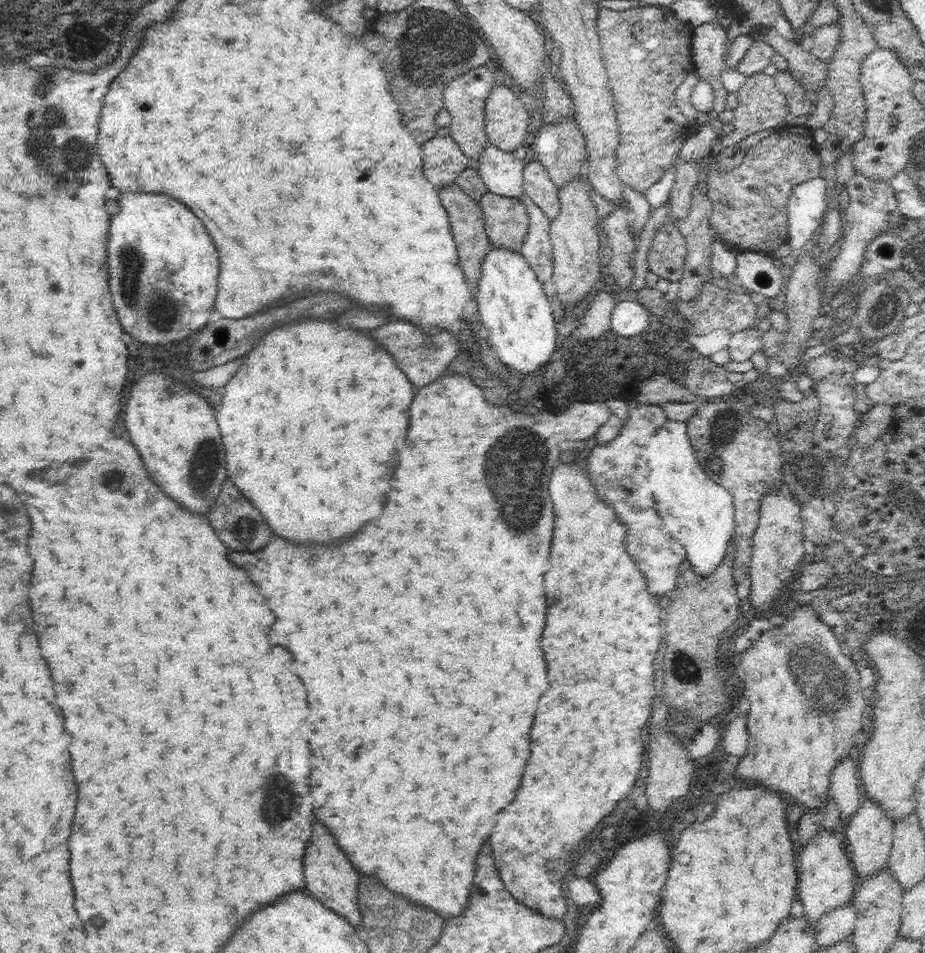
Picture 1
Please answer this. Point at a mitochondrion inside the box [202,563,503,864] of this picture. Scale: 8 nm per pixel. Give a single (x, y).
(286, 796)

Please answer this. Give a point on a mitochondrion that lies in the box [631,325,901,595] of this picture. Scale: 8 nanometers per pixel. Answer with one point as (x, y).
(716, 439)

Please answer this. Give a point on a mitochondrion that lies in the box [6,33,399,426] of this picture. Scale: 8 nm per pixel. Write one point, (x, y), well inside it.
(55, 142)

